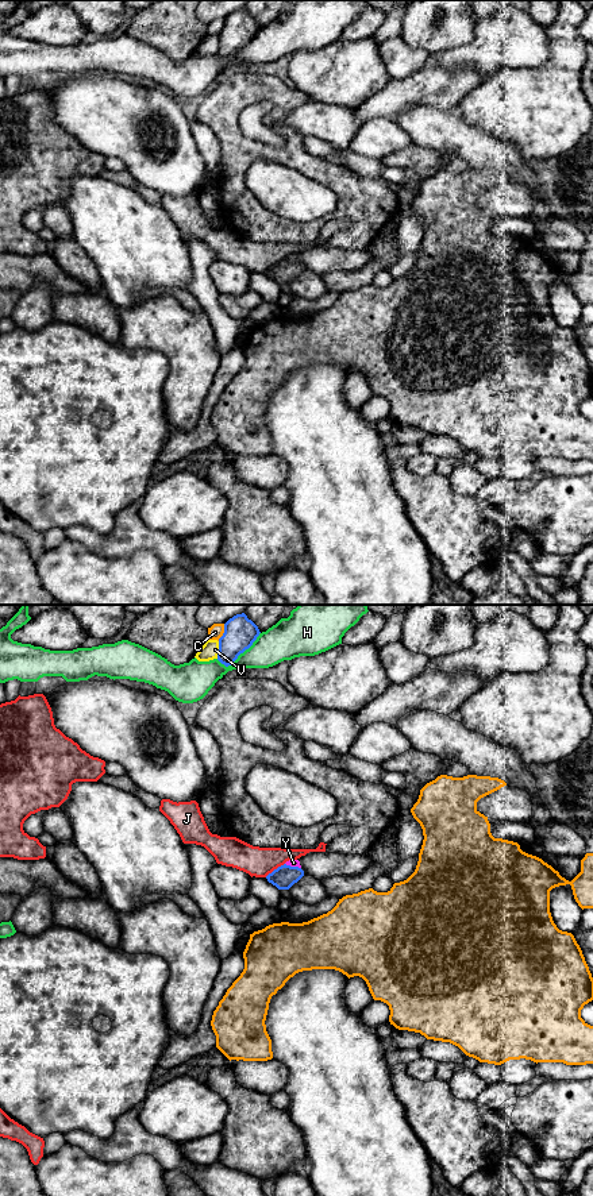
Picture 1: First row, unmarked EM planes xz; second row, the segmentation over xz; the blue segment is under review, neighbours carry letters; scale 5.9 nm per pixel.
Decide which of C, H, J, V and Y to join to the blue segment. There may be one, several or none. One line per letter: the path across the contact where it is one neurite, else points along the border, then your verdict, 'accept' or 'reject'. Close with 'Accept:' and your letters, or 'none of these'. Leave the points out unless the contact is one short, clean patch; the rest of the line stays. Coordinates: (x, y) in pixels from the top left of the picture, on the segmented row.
C: reject
H: reject
J: reject
V: reject
Y: across xz (284, 876), (293, 867), (293, 863) | accept
Accept: Y

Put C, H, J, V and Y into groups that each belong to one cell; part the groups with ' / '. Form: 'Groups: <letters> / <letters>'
Groups: C / H / J / V / Y

